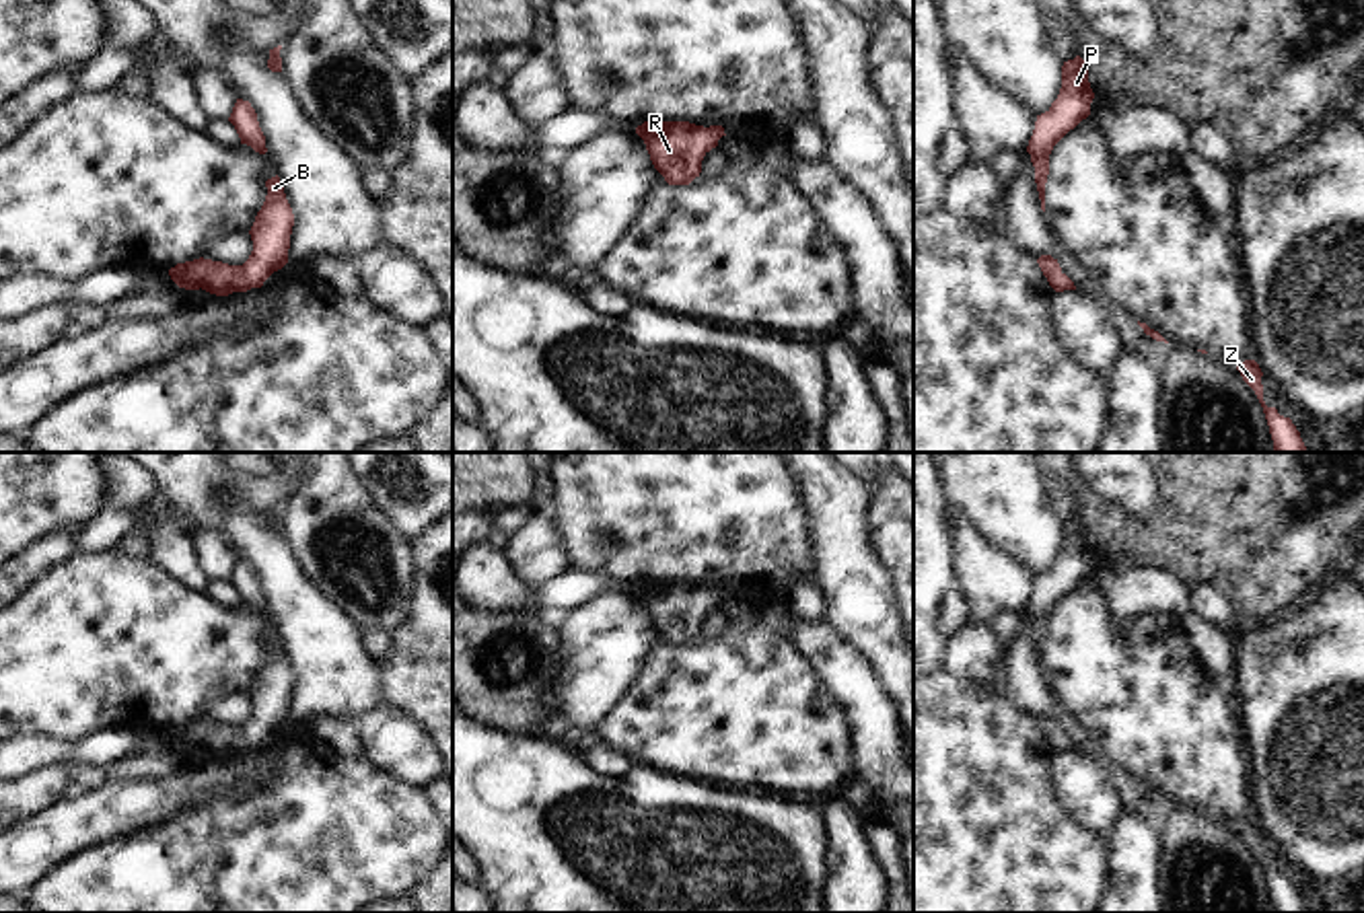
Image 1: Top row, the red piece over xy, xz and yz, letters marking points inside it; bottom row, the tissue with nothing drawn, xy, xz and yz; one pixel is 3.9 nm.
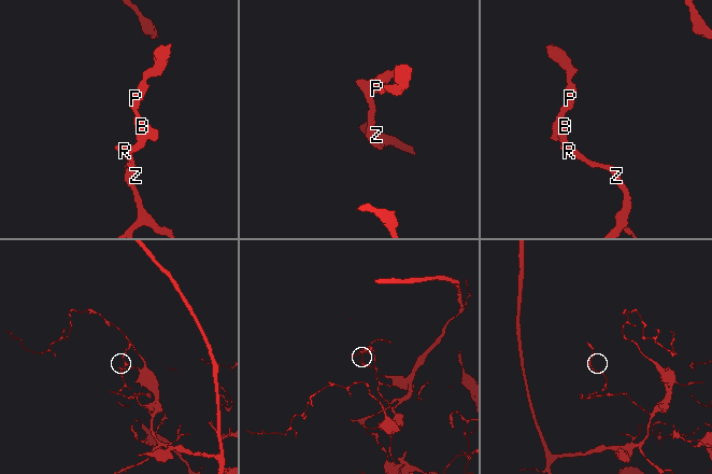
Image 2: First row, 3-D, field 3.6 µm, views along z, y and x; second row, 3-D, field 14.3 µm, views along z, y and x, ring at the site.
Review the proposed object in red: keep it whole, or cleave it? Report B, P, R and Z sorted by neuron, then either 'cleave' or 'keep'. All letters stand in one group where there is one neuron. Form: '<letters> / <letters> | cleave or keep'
B P R Z | keep

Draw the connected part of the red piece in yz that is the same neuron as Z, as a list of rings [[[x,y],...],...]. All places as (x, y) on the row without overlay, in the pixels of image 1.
[[[1245,820],[1243,825],[1236,827],[1236,831],[1241,833],[1243,841],[1255,851],[1267,886],[1269,886],[1269,894],[1273,901],[1273,913],[1306,913],[1306,907],[1300,899],[1300,892],[1296,890],[1296,886],[1292,884],[1290,878],[1284,878],[1278,874],[1276,868],[1267,868],[1263,862],[1263,845],[1261,845],[1261,829],[1255,820]]]

